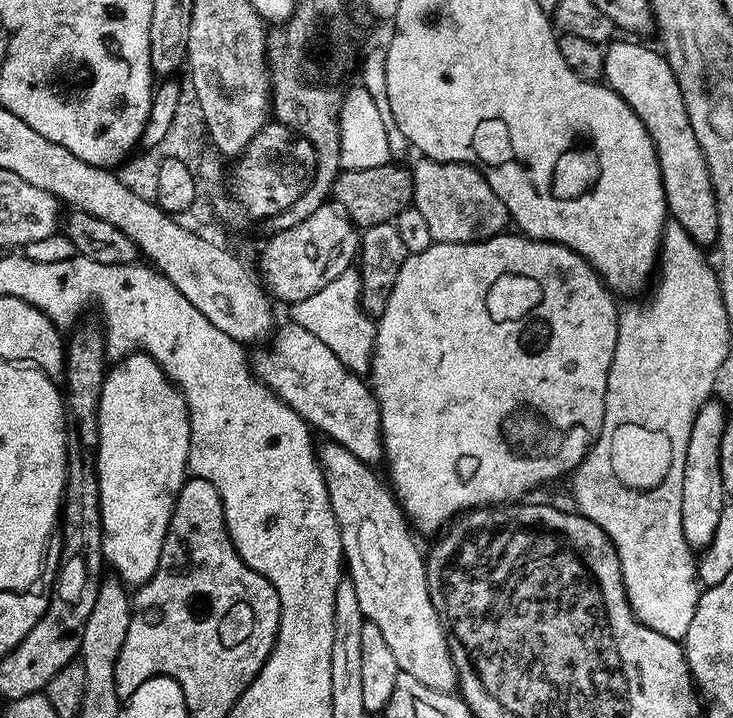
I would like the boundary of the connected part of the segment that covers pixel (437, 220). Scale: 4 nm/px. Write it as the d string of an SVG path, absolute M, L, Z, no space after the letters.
M427 158L417 159L417 164L411 165L412 181L414 182L414 194L412 195L413 205L424 217L427 224L430 225L430 234L433 241L437 244L474 244L478 240L488 241L491 236L501 235L505 231L504 227L509 227L510 217L506 206L502 202L502 198L498 198L498 194L494 194L494 190L490 190L490 182L486 182L483 172L474 164L463 164L462 162L438 162L437 160L429 160Z

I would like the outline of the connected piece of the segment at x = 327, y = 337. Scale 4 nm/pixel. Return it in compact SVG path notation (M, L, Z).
M357 267L347 268L327 286L305 300L291 303L289 319L319 338L330 348L336 358L357 375L371 371L372 350L376 344L376 324L366 315L360 305L362 277Z

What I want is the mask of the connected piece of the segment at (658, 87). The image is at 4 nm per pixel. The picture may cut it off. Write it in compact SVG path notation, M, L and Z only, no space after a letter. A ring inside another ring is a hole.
M616 38L605 47L605 55L610 57L604 70L605 83L631 106L646 126L655 144L660 172L704 172L705 156L694 137L681 87L670 70L668 60L657 49L654 51L642 42L628 40L631 39Z

